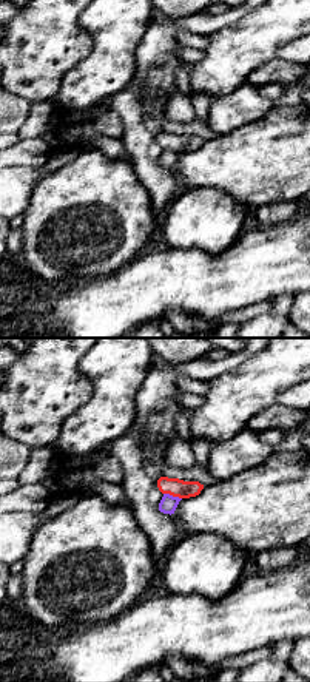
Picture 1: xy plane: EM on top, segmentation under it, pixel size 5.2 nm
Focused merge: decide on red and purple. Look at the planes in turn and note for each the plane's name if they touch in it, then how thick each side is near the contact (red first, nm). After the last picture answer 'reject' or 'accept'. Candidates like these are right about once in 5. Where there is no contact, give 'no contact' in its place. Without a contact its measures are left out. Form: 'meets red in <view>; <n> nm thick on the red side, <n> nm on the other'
meets red in xy; 100 nm thick on the red side, 90 nm on the other

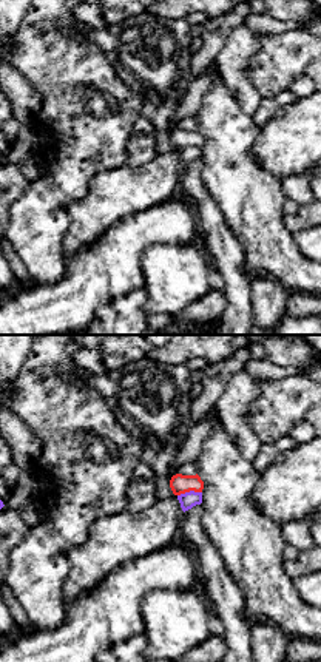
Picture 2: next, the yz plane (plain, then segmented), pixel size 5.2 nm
meets red in yz; 100 nm thick on the red side, 90 nm on the other

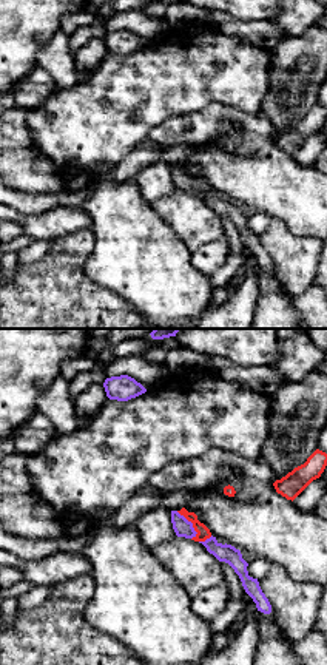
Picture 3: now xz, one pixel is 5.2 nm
meets red in xz; 70 nm thick on the red side, 90 nm on the other

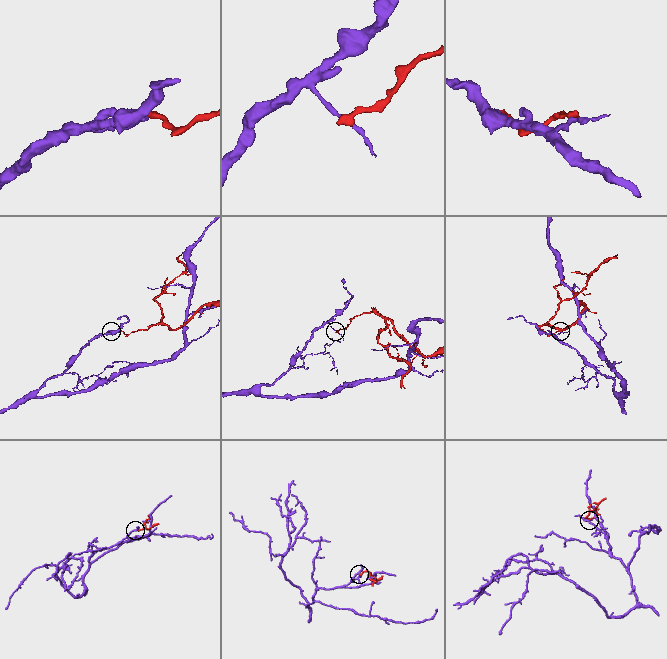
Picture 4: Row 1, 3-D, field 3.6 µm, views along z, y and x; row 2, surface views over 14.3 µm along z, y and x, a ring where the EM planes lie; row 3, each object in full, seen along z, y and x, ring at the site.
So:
reject

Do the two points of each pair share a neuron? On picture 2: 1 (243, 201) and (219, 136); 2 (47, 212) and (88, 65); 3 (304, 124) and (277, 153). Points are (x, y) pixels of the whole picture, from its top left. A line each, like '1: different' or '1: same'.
1: same
2: same
3: same

